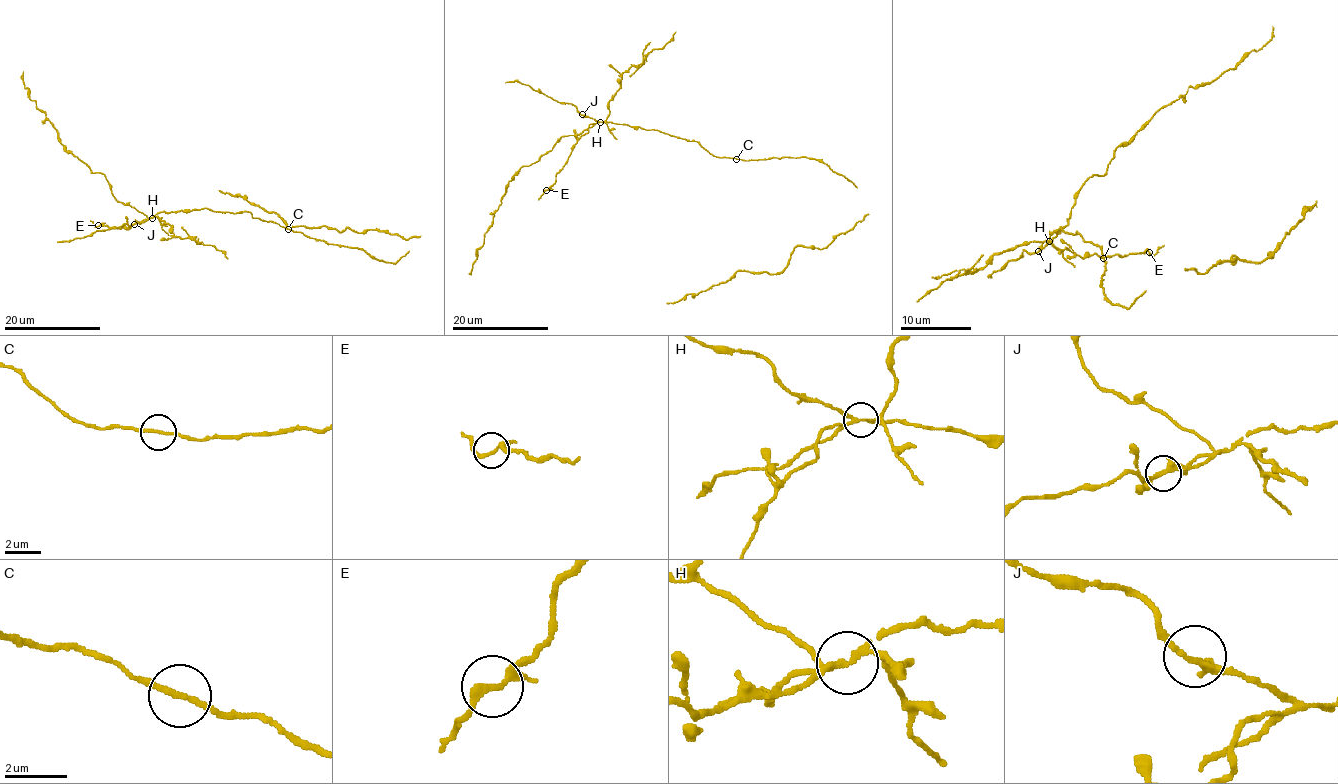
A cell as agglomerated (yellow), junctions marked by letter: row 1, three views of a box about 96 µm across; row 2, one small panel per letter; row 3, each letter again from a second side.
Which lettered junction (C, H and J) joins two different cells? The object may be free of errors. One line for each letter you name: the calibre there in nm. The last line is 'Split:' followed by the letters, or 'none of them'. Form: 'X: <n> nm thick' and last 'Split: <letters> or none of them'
H: 170 nm thick
Split: H

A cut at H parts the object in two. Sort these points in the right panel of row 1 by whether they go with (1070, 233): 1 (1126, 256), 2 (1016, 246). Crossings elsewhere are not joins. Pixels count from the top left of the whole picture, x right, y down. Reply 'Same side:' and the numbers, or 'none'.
Same side: none

